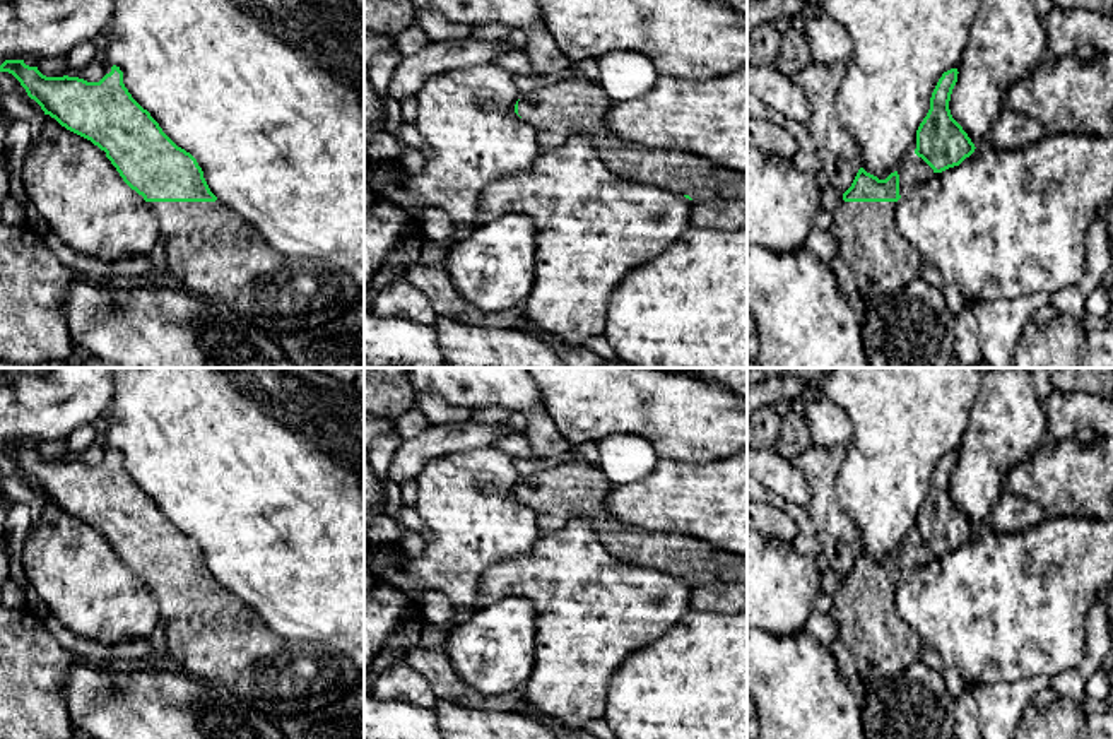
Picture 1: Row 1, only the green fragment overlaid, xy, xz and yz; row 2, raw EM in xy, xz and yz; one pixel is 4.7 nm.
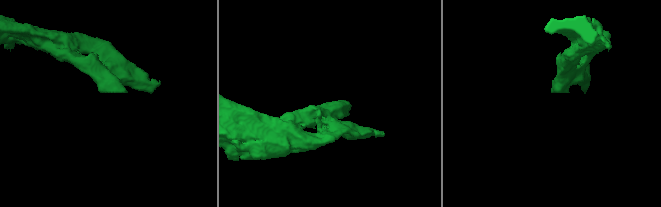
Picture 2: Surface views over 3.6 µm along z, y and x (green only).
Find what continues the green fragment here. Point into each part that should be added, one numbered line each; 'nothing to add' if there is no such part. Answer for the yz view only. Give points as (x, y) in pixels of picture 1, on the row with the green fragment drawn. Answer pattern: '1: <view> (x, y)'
1: yz (869, 243)

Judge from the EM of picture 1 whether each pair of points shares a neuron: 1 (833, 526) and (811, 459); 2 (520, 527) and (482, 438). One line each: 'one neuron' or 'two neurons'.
1: one neuron
2: two neurons

